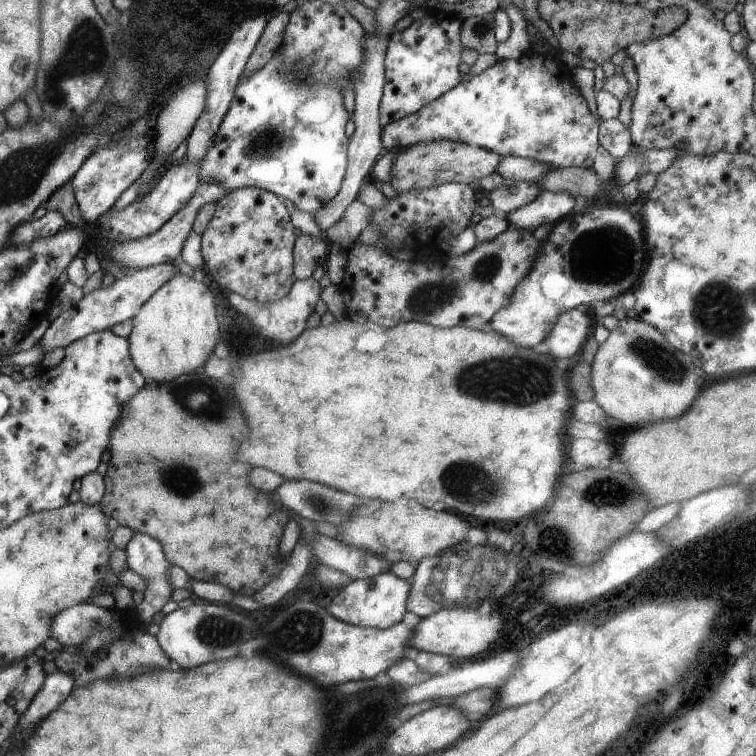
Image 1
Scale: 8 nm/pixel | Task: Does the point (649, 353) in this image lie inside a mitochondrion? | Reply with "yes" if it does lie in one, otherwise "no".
yes

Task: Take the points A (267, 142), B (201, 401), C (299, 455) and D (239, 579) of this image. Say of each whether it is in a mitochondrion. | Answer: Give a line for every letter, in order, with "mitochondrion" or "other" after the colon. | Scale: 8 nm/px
A: mitochondrion
B: mitochondrion
C: other
D: other

